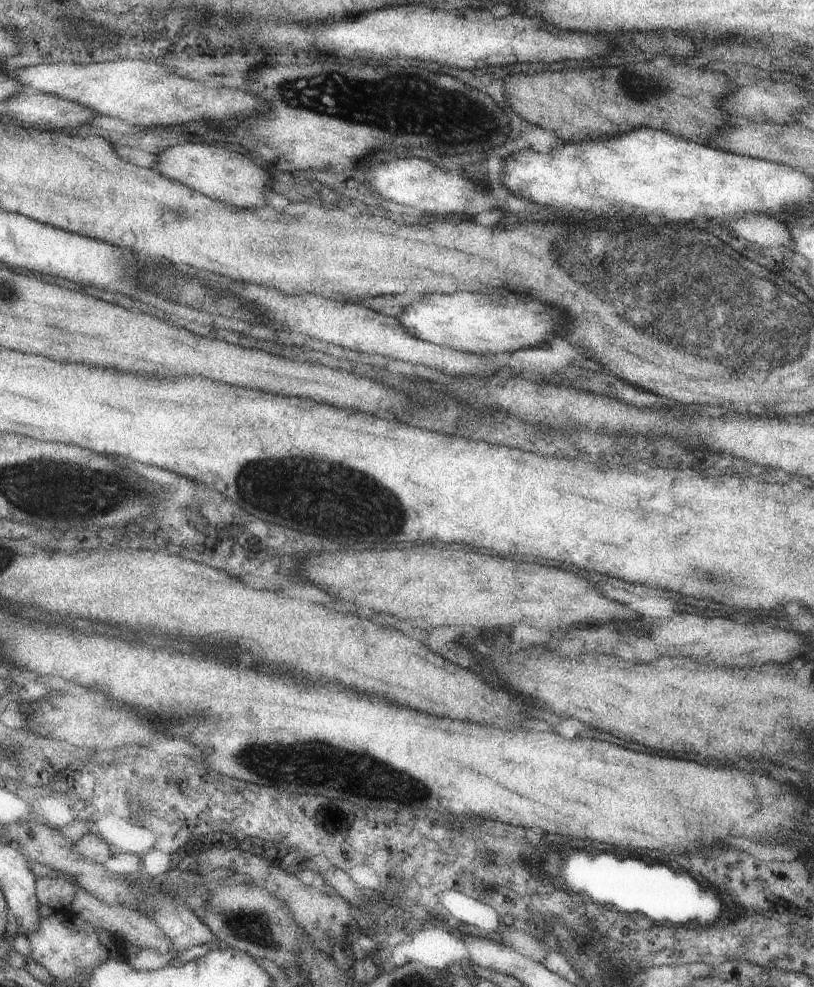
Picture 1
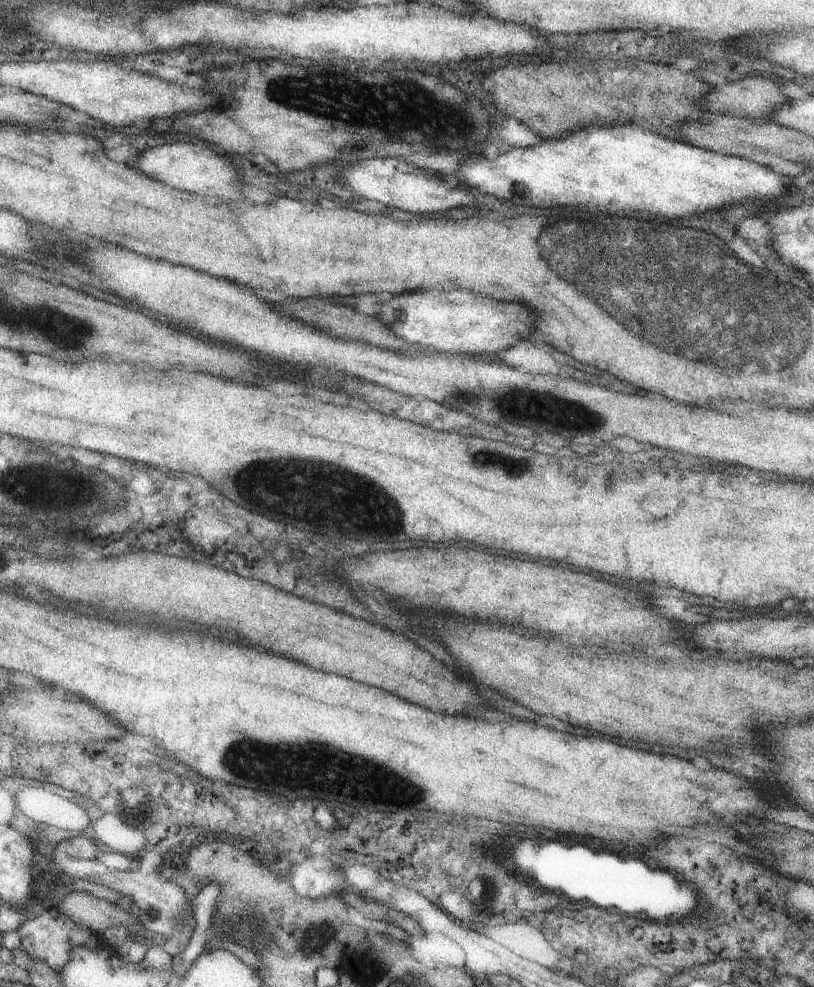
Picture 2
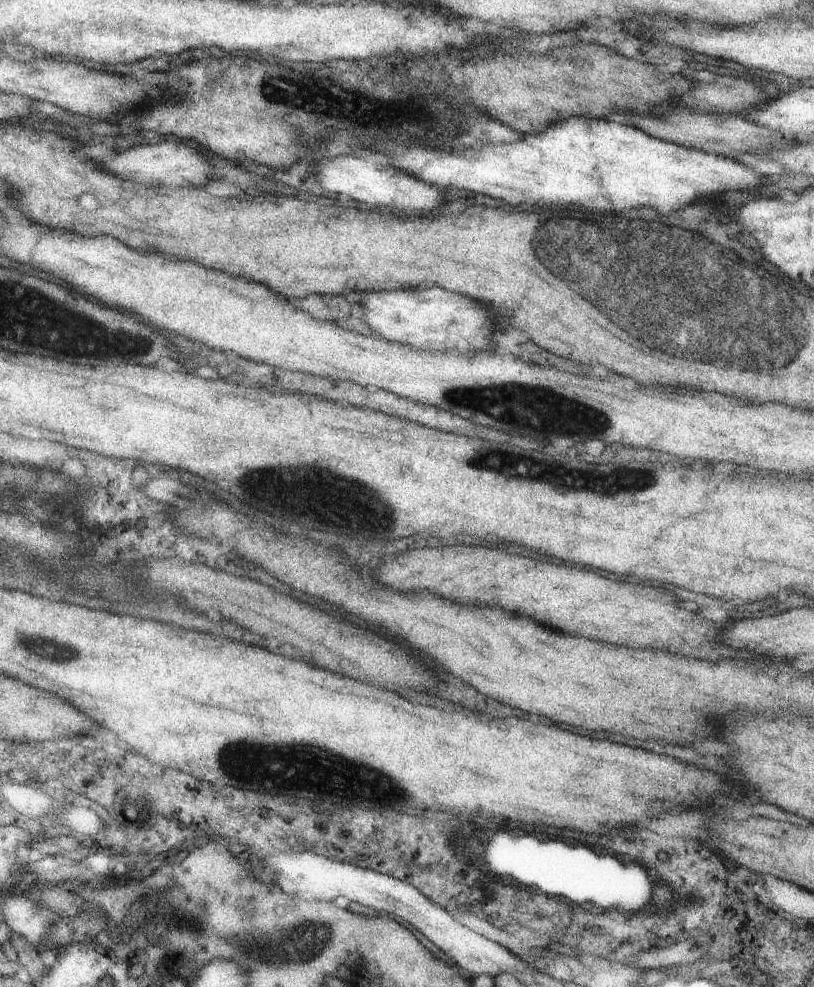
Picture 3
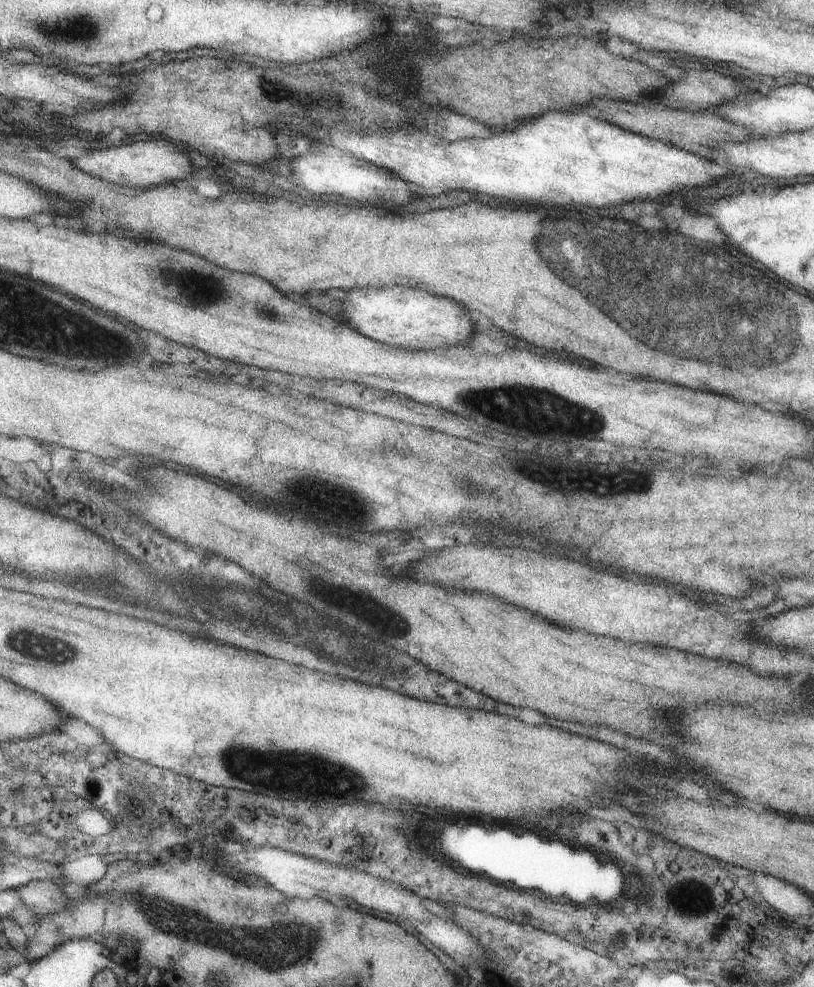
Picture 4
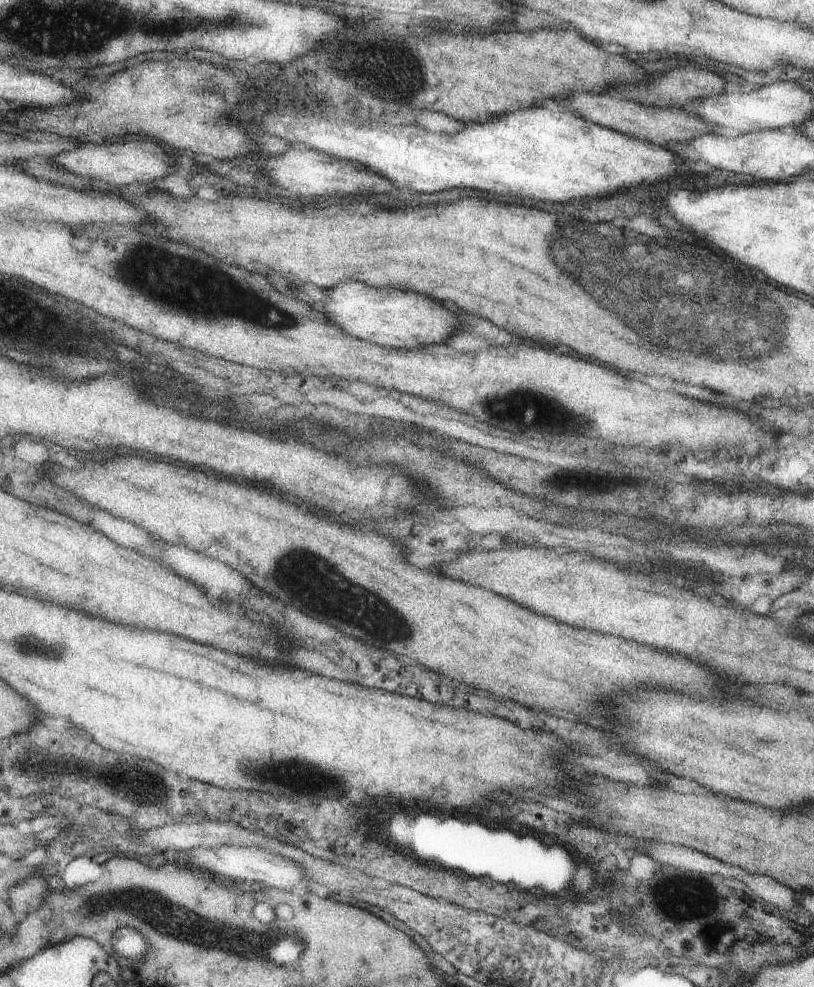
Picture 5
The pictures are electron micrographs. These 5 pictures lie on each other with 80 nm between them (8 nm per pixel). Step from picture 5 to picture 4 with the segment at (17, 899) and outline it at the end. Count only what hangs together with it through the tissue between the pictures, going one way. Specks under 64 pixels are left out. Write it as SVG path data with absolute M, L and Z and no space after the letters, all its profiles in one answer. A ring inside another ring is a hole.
M33 880L15 889L21 904L34 916L61 912L67 906L67 896L53 881Z

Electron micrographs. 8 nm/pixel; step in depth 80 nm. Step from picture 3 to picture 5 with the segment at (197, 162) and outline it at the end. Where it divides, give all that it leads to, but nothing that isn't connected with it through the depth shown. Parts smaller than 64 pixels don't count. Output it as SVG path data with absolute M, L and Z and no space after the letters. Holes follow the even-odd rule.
M84 139L83 144L72 151L63 151L52 159L62 168L73 174L101 181L110 187L125 187L138 182L144 185L151 180L162 179L173 172L173 158L170 158L155 140L131 140L128 142L101 144L101 141Z

